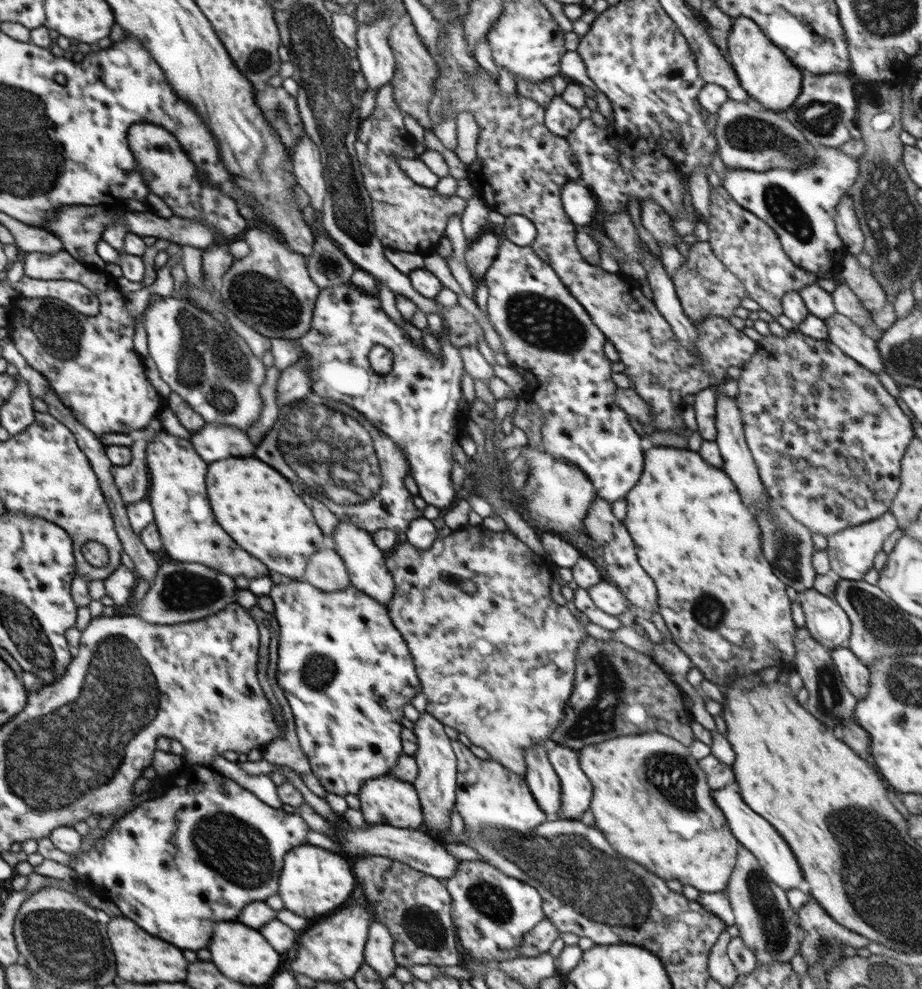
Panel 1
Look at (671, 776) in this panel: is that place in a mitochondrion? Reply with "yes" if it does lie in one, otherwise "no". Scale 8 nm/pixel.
yes

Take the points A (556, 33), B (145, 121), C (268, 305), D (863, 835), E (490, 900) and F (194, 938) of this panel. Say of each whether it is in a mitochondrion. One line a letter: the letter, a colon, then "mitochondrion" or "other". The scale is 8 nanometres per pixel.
A: other
B: other
C: mitochondrion
D: mitochondrion
E: mitochondrion
F: other

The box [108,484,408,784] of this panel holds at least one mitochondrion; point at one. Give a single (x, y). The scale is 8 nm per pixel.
(181, 591)

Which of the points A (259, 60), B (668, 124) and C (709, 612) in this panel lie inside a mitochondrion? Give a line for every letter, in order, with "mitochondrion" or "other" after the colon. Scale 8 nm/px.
A: mitochondrion
B: other
C: mitochondrion

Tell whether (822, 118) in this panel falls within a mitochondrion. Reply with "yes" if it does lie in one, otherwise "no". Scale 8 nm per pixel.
yes

